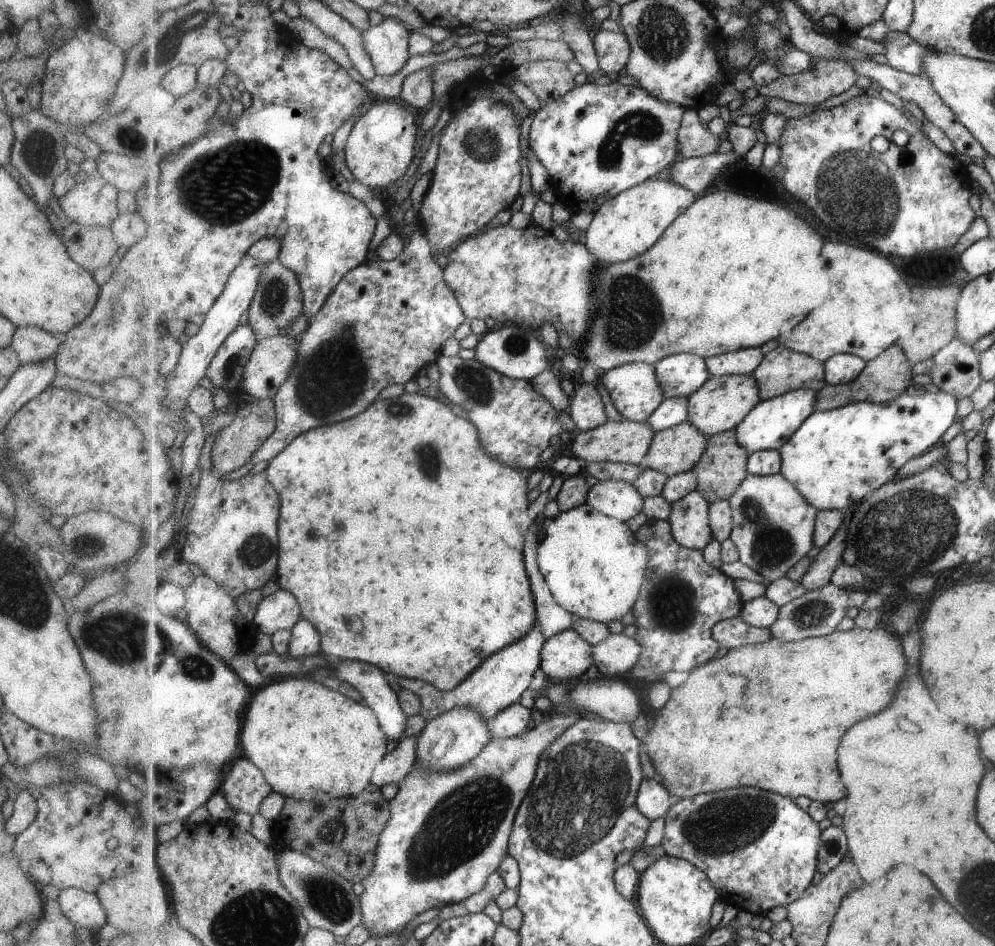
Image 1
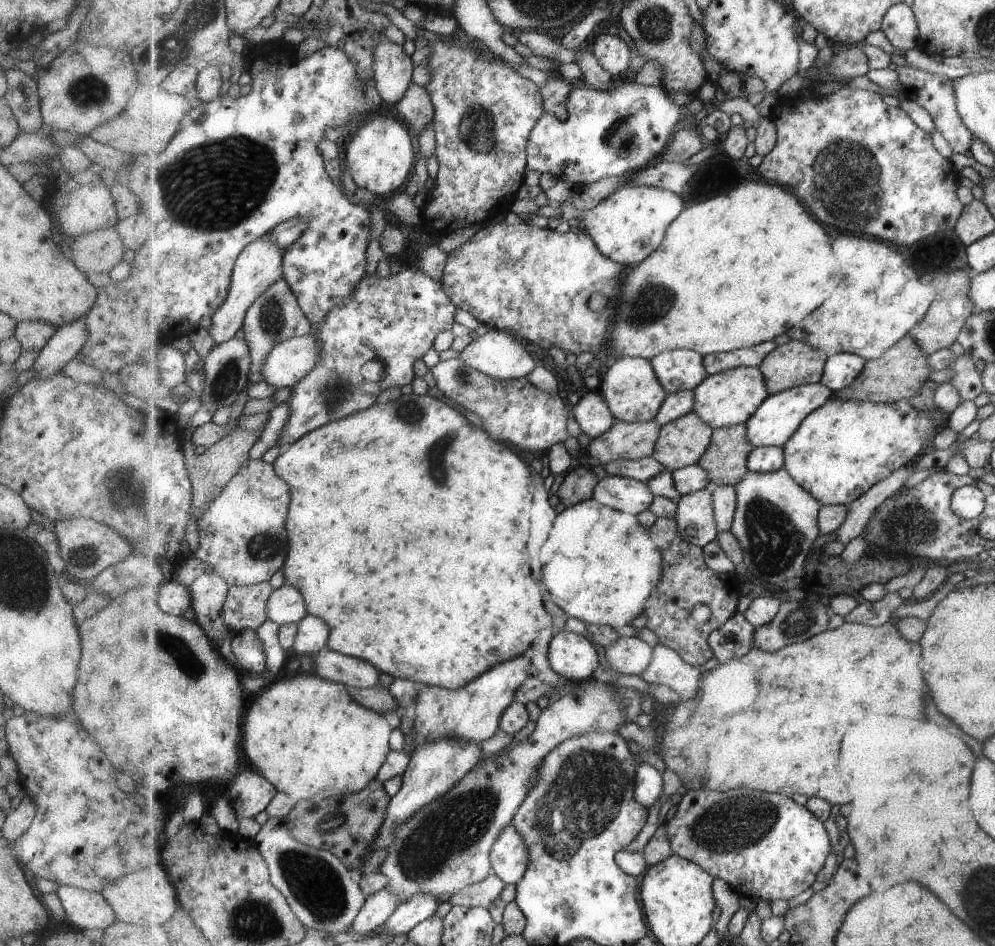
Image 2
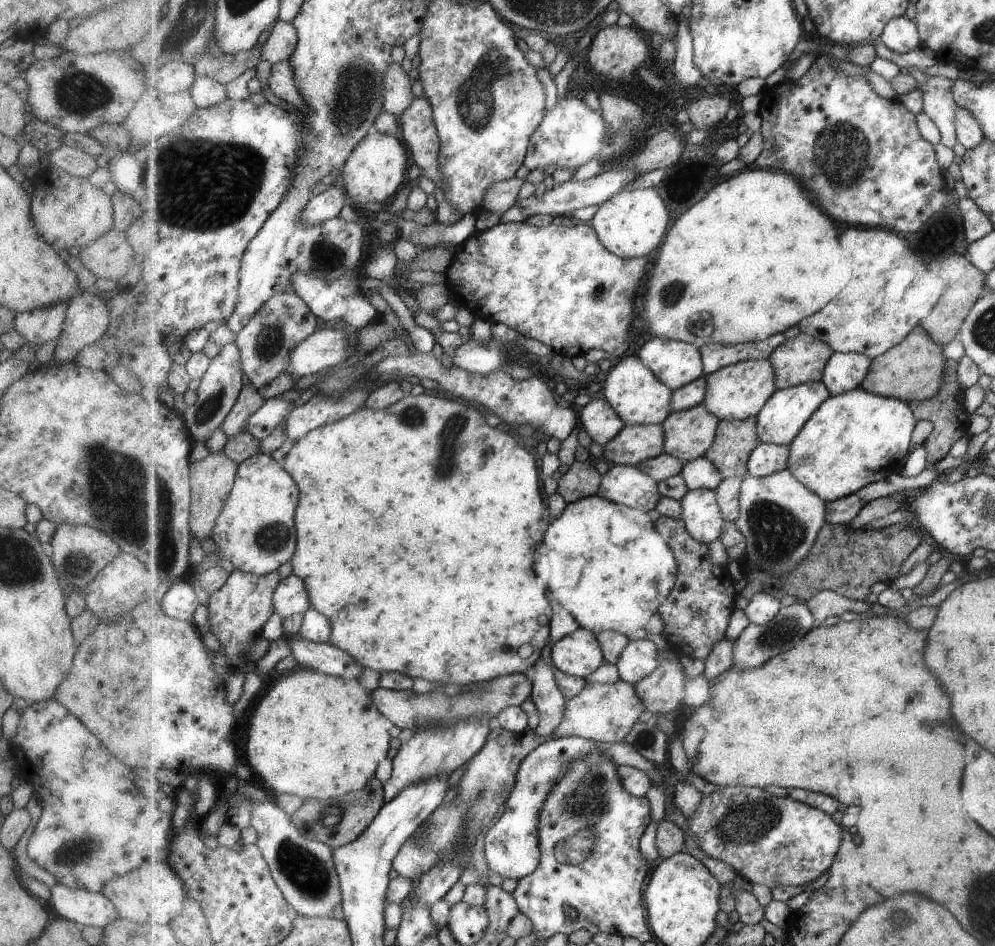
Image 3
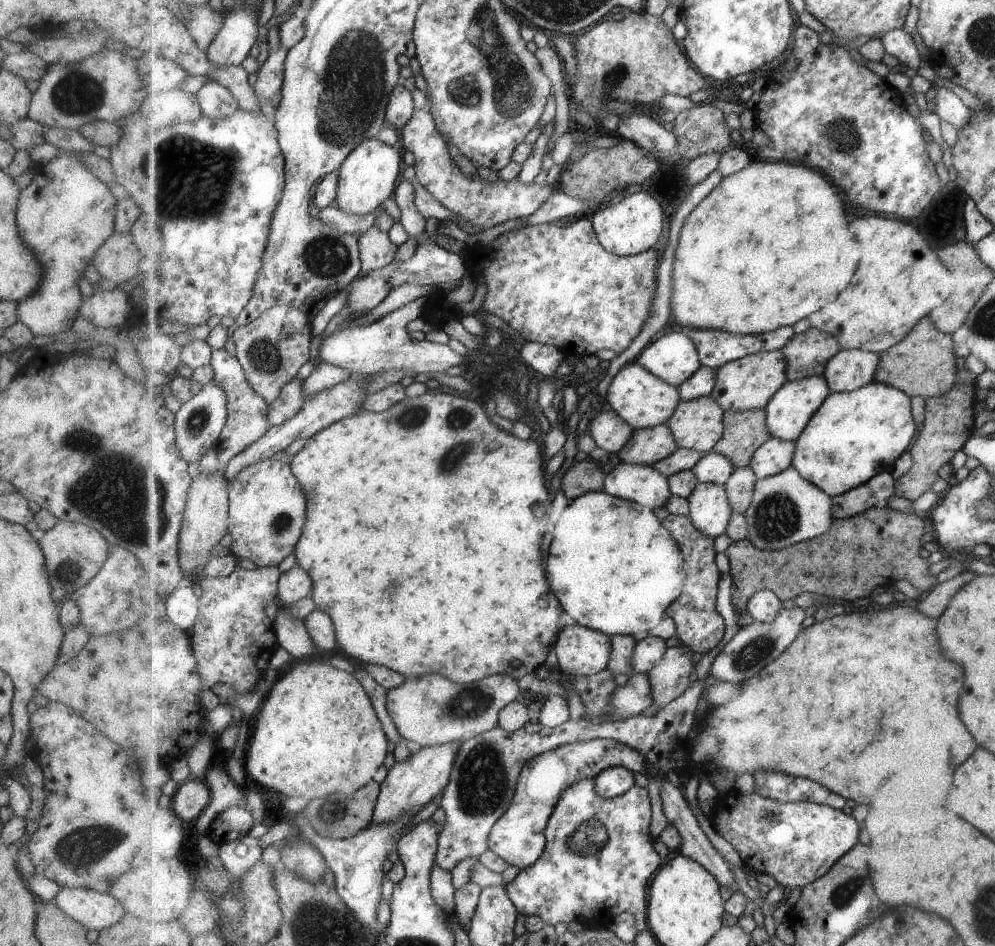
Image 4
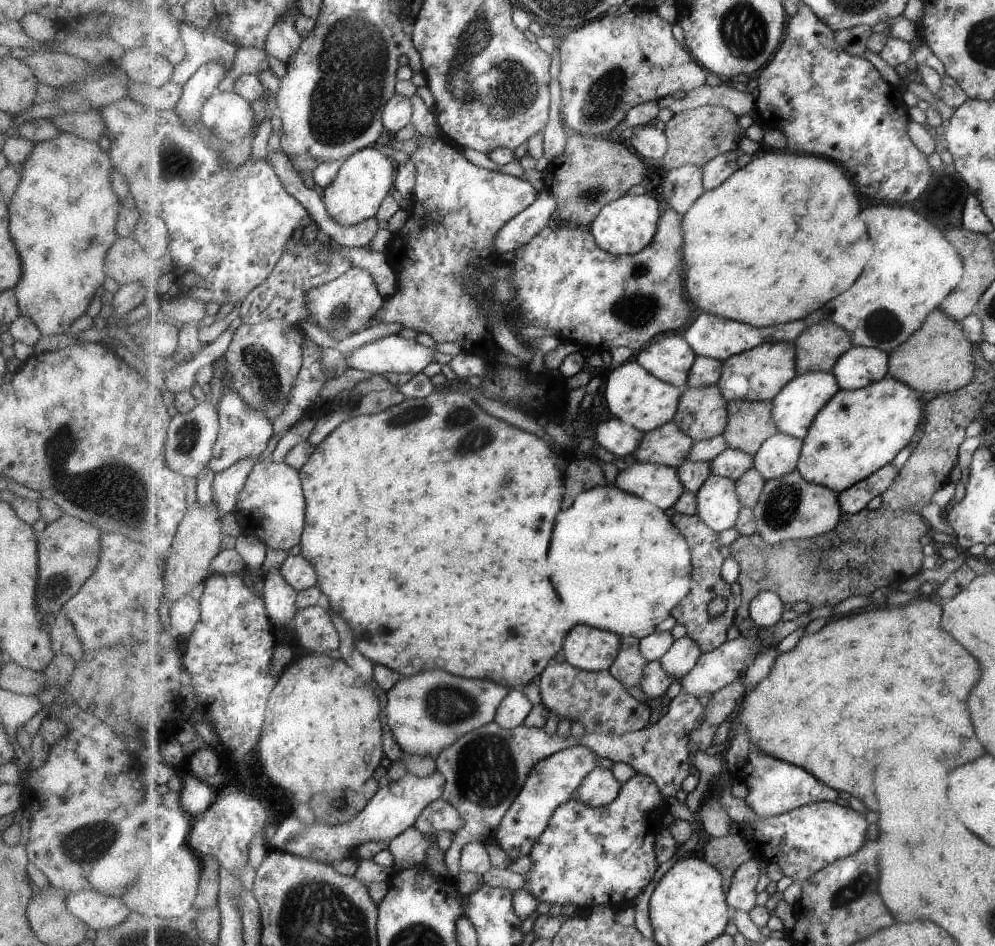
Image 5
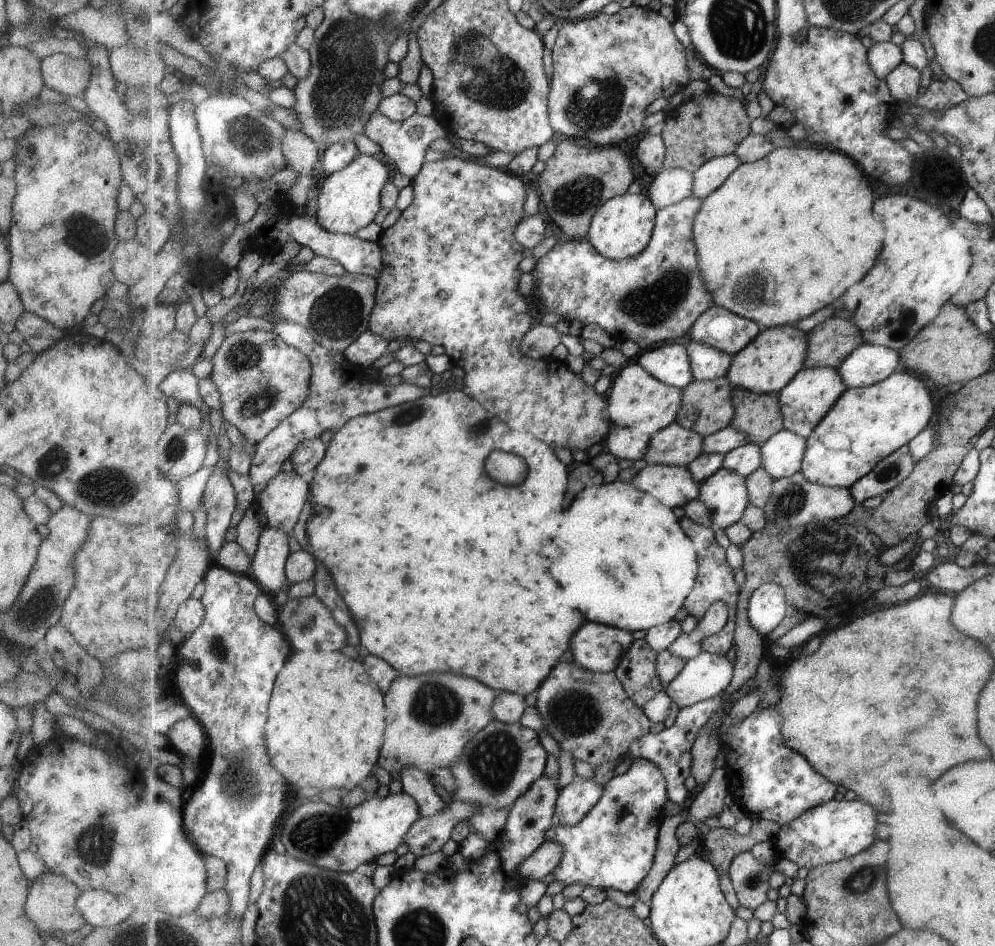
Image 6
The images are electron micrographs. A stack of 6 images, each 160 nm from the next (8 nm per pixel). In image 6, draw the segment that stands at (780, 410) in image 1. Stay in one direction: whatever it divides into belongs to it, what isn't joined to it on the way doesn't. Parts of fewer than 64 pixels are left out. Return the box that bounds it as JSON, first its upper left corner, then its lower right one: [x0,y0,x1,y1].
[779,367,848,439]

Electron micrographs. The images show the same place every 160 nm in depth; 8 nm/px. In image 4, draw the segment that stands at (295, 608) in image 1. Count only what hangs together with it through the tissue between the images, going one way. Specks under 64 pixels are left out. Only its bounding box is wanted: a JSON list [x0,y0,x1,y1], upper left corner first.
[278,562,314,606]

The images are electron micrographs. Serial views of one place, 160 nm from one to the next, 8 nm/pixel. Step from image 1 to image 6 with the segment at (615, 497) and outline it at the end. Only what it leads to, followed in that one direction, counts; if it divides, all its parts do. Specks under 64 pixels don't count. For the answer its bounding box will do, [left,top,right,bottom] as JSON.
[629,465,700,509]

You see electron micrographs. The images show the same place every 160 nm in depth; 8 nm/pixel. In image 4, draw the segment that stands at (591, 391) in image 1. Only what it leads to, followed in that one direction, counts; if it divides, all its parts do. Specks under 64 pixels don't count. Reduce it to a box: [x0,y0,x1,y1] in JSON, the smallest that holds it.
[589,406,635,454]

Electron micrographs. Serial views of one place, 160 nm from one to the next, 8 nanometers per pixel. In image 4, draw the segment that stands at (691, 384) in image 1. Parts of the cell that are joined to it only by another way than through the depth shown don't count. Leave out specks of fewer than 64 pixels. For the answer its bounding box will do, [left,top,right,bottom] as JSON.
[636,328,703,387]

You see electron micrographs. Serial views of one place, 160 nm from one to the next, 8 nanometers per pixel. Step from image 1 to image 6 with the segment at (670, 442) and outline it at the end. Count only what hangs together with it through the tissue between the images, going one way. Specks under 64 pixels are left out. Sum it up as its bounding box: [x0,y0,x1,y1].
[678,377,736,438]

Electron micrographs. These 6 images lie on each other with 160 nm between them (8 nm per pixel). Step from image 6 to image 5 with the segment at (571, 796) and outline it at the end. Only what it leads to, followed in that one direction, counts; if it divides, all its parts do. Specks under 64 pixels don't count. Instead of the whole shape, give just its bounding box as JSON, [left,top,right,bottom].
[576,767,622,807]

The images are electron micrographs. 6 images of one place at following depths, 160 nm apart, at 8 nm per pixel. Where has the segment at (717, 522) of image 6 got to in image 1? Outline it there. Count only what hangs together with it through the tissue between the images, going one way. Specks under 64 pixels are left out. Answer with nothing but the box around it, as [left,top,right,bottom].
[669,490,714,550]

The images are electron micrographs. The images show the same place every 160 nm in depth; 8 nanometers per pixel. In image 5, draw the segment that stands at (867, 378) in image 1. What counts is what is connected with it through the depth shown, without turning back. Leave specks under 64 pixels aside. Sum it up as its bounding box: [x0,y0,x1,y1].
[890,307,975,393]

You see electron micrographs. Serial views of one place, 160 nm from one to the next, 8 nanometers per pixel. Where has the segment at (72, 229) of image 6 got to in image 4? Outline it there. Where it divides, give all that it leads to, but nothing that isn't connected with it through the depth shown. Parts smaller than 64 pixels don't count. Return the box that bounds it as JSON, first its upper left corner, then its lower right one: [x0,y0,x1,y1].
[15,151,116,336]

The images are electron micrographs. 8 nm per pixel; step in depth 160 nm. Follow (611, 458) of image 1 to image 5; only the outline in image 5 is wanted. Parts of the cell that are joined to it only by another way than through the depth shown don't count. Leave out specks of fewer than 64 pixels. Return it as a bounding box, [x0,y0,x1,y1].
[633,420,695,469]

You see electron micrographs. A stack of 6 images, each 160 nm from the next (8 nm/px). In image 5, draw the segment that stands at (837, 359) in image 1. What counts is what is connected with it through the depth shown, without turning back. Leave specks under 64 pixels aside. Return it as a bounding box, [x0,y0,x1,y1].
[832,345,890,390]

